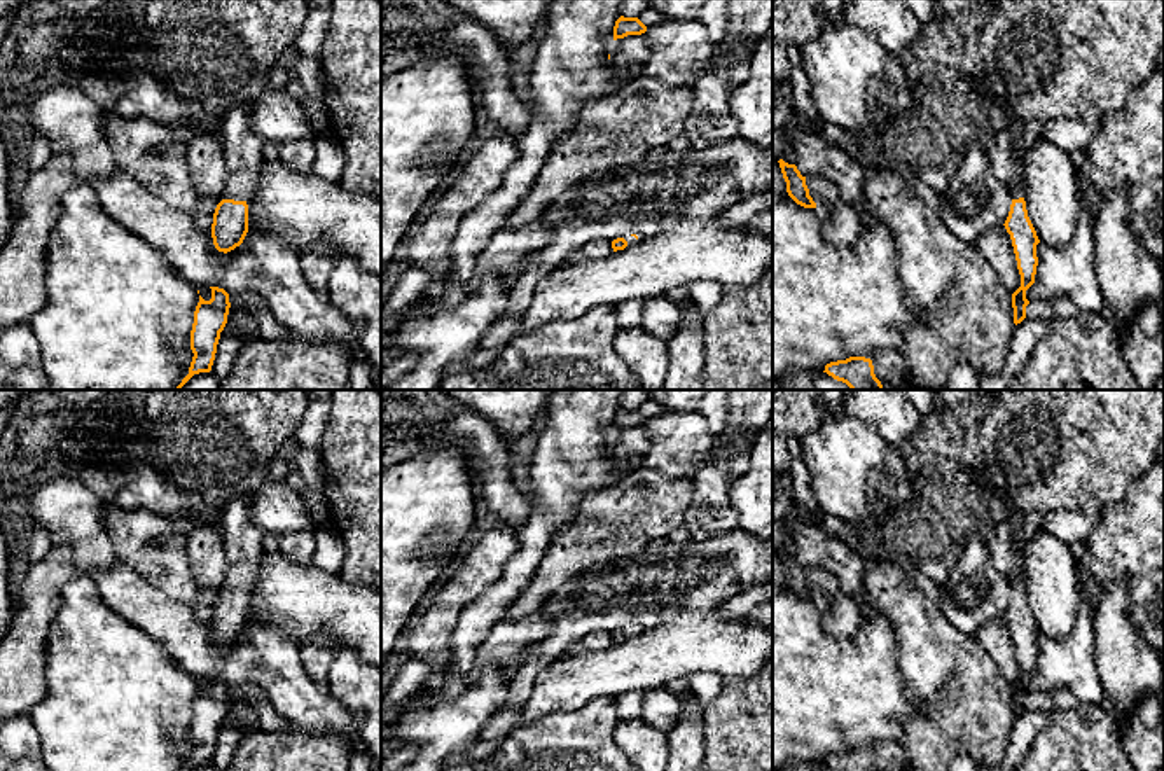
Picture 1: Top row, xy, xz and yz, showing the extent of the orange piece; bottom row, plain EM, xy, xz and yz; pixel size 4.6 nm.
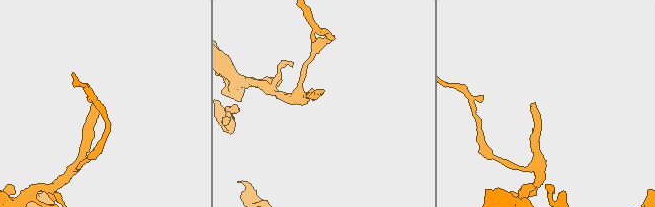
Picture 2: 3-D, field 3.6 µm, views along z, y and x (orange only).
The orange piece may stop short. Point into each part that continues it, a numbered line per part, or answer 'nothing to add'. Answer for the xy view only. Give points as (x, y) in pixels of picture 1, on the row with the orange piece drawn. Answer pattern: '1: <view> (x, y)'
1: xy (243, 149)

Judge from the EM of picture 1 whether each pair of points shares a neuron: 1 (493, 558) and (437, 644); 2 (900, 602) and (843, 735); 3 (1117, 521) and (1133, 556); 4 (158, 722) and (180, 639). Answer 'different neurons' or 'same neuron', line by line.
1: same neuron
2: different neurons
3: same neuron
4: different neurons

